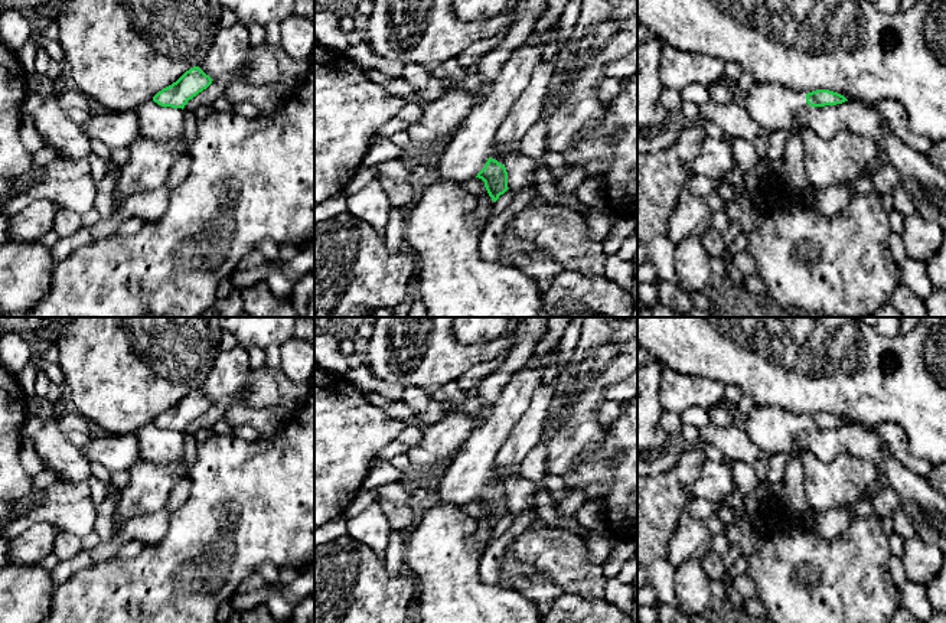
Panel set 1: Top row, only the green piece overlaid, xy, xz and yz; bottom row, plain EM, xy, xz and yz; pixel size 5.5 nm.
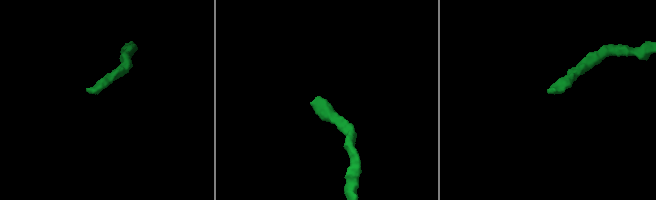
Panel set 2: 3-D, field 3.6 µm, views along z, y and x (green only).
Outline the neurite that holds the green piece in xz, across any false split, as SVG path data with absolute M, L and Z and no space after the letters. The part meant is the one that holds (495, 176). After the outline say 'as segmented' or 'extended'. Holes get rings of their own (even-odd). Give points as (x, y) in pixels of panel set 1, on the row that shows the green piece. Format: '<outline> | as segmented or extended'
M549 29L535 43L525 43L510 55L490 94L482 98L451 133L451 140L431 176L457 183L479 177L493 202L509 189L505 164L492 157L495 136L526 88L552 36L554 29Z | extended

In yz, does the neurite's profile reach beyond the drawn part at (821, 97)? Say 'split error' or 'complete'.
split error

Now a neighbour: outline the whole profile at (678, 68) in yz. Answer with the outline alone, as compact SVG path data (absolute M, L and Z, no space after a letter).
M668 43L660 49L660 82L663 88L682 91L686 85L717 84L724 76L725 62L701 53L684 52Z

